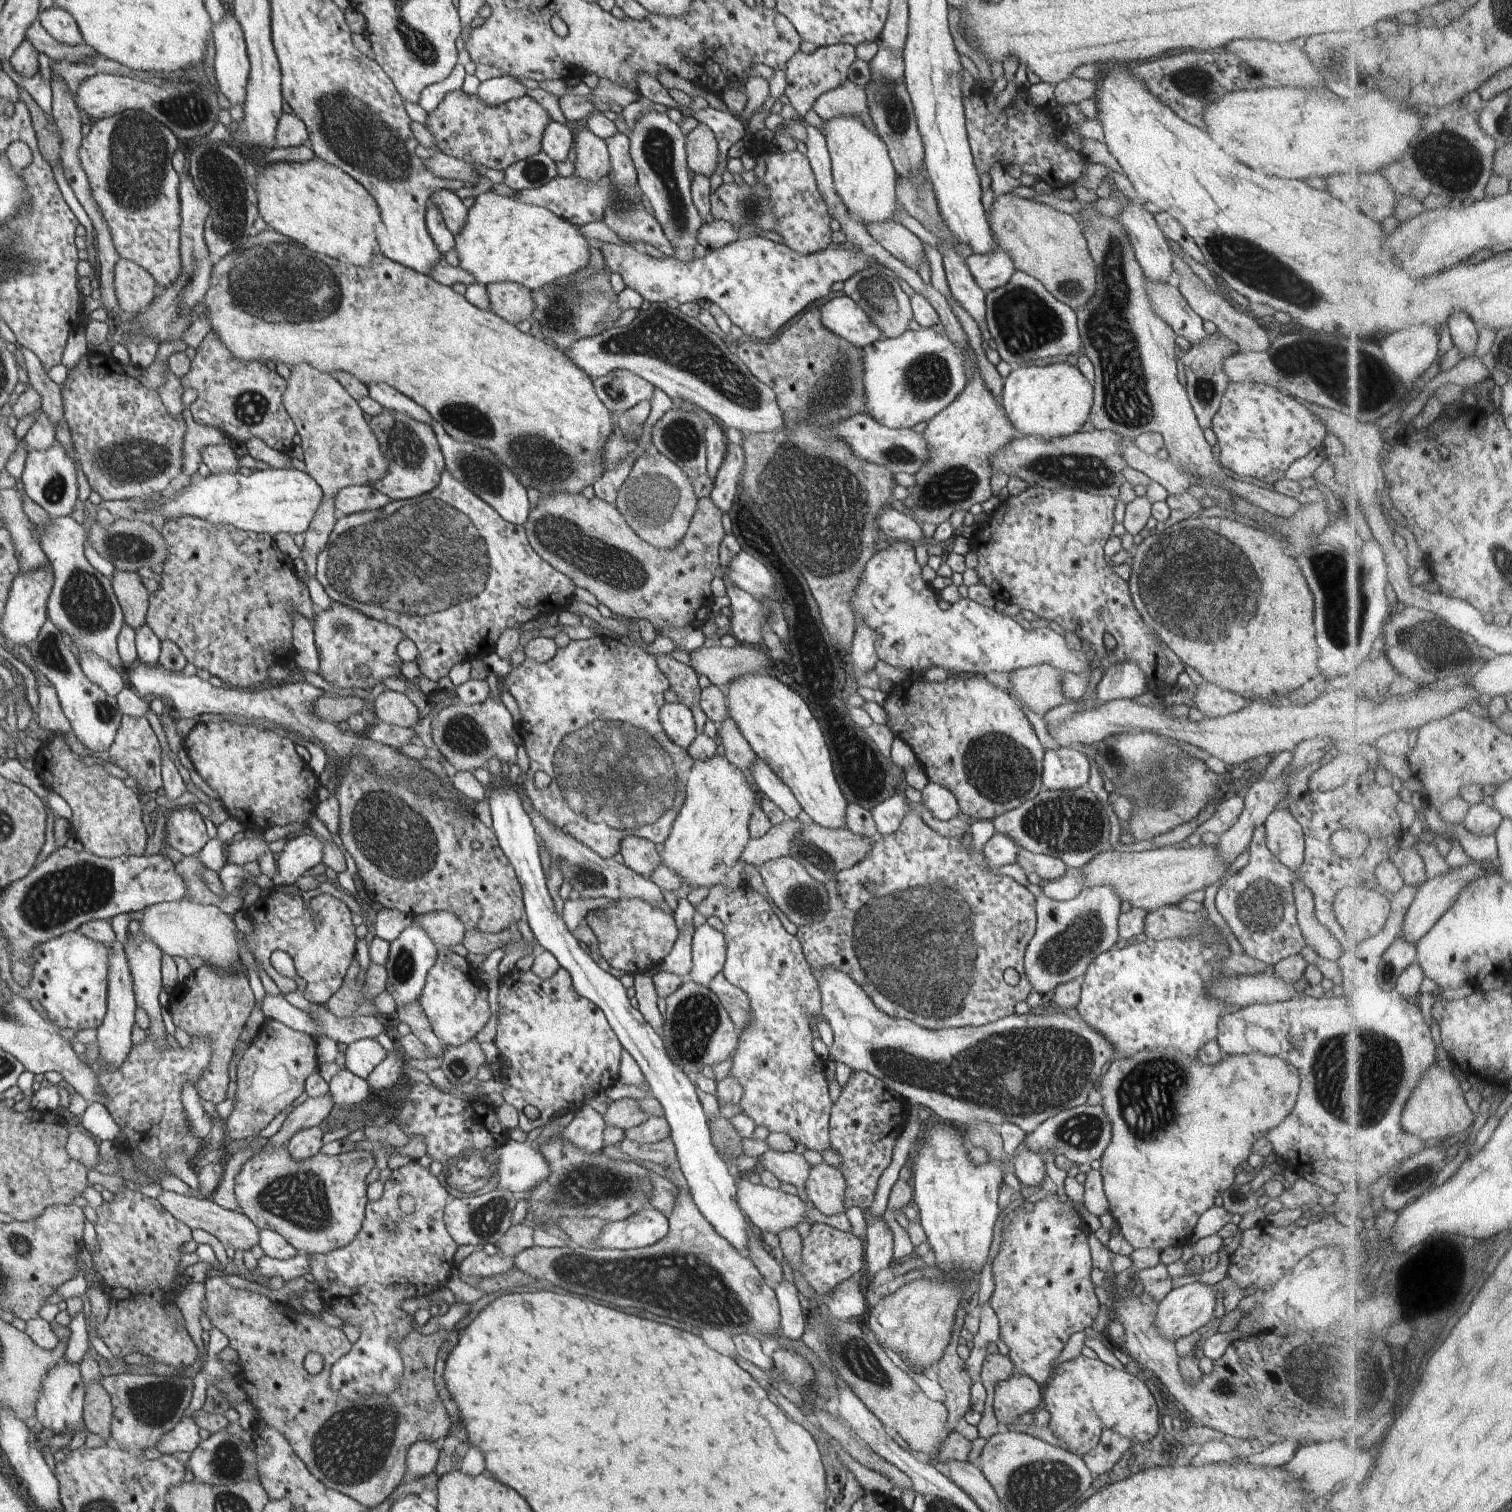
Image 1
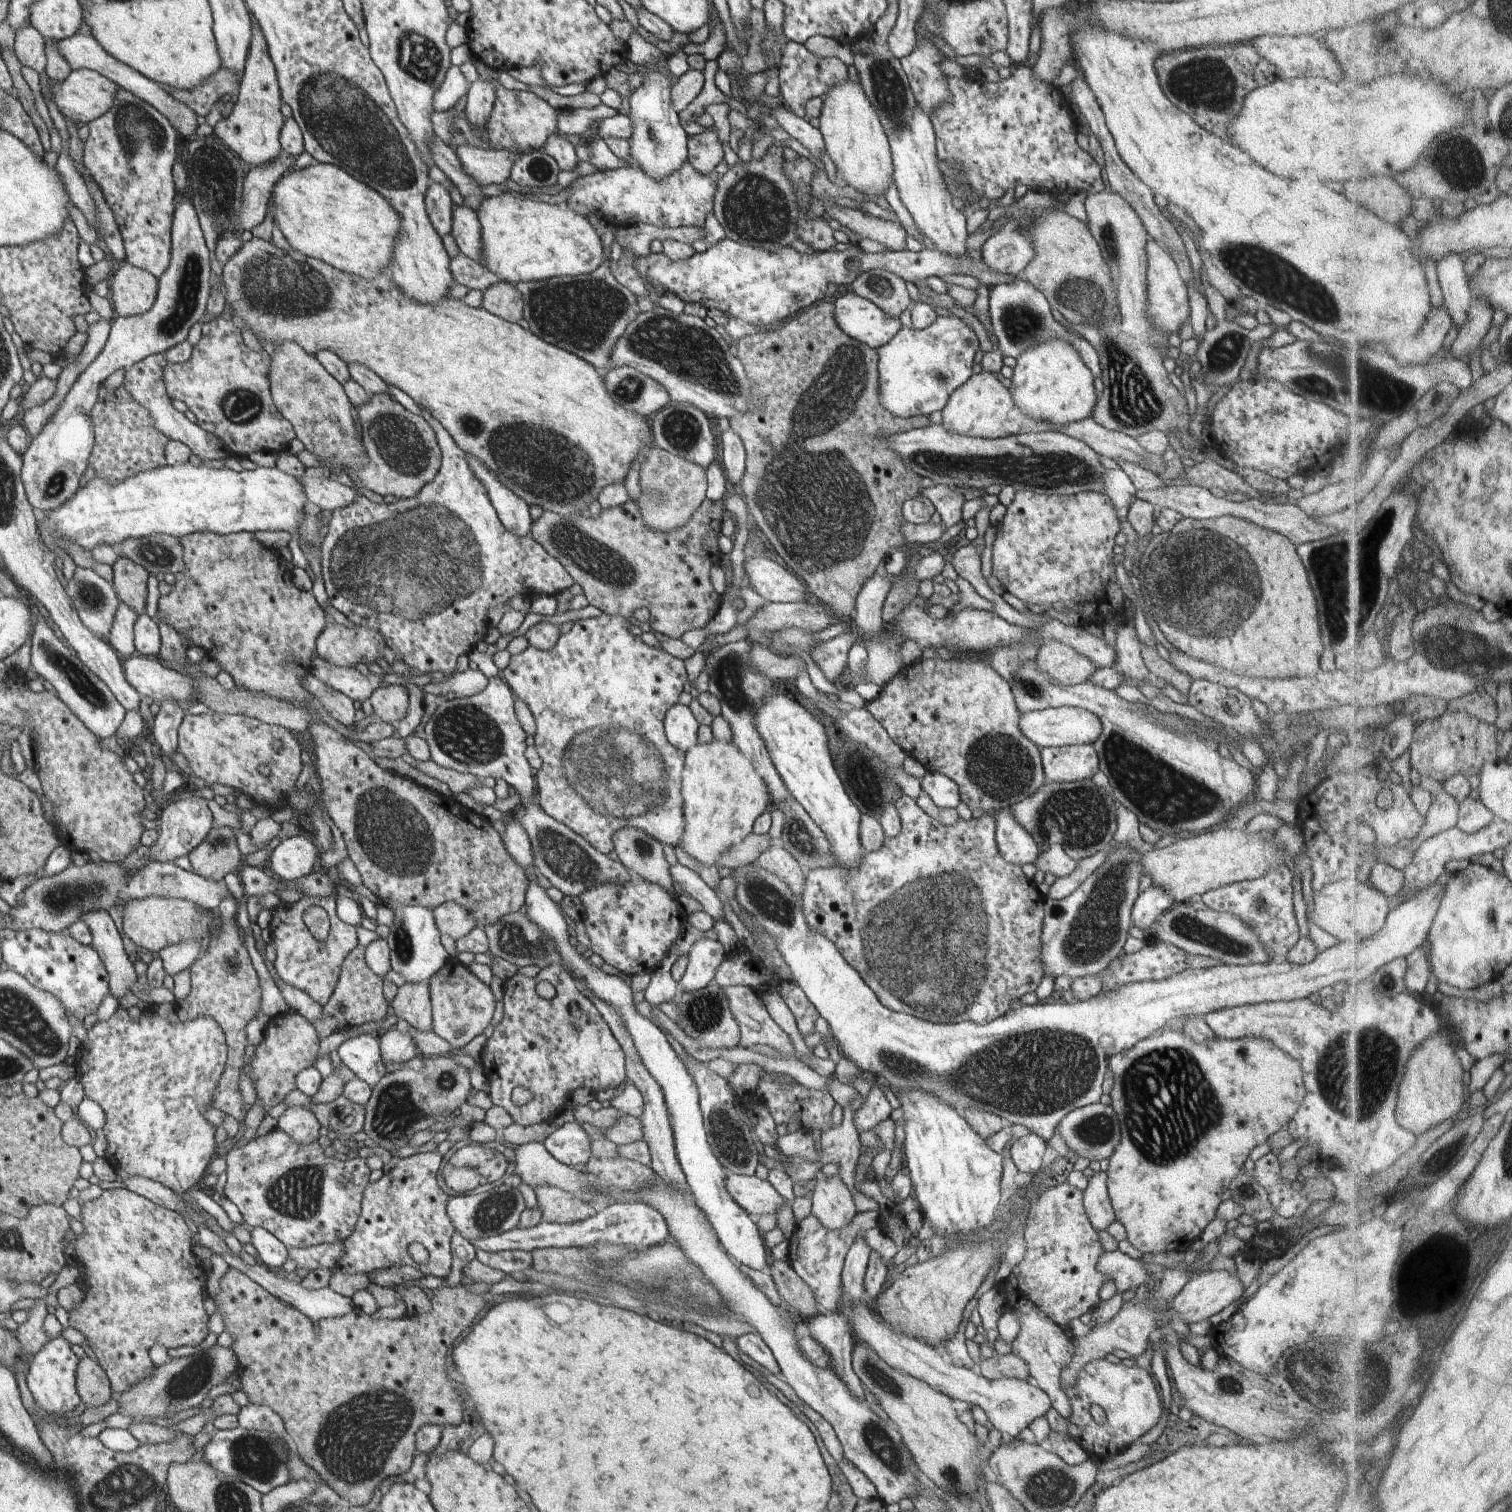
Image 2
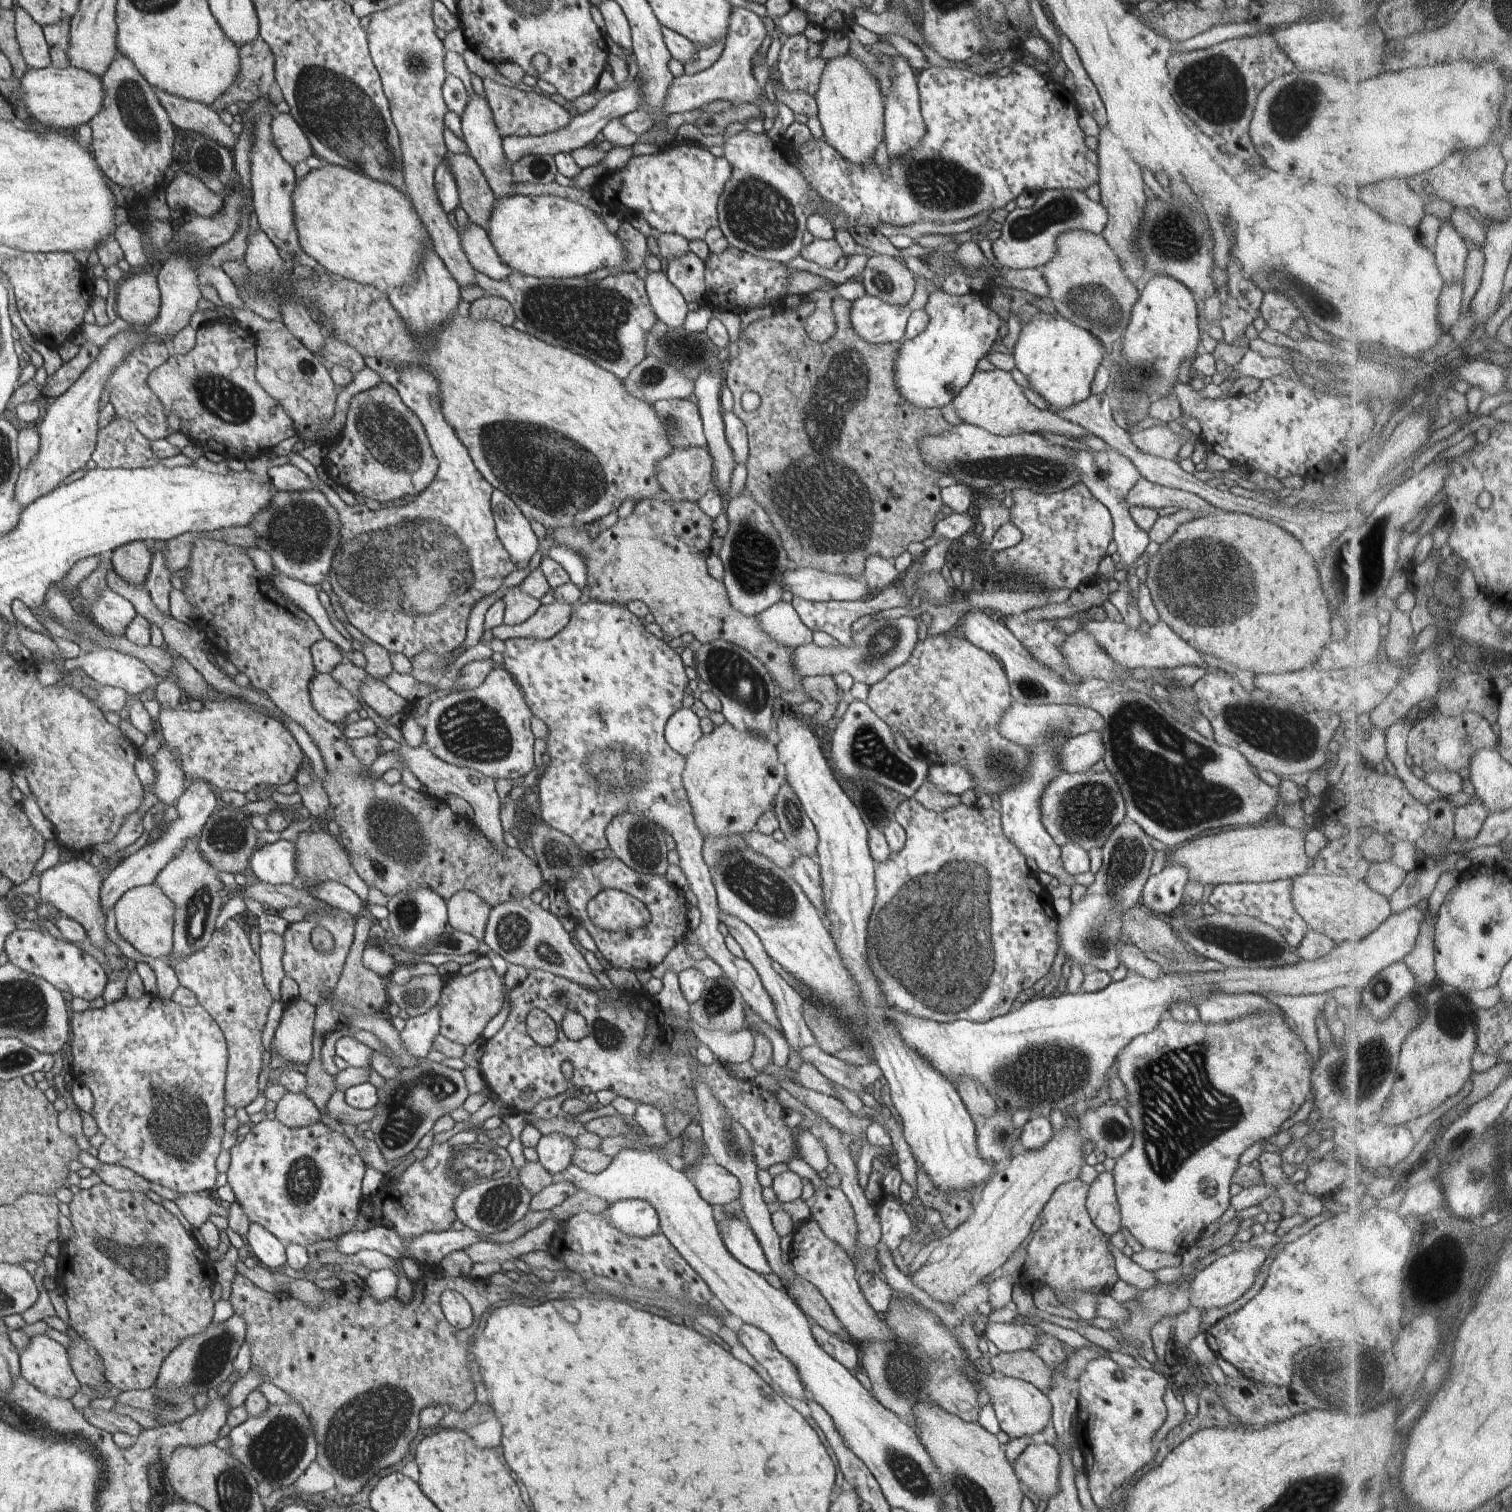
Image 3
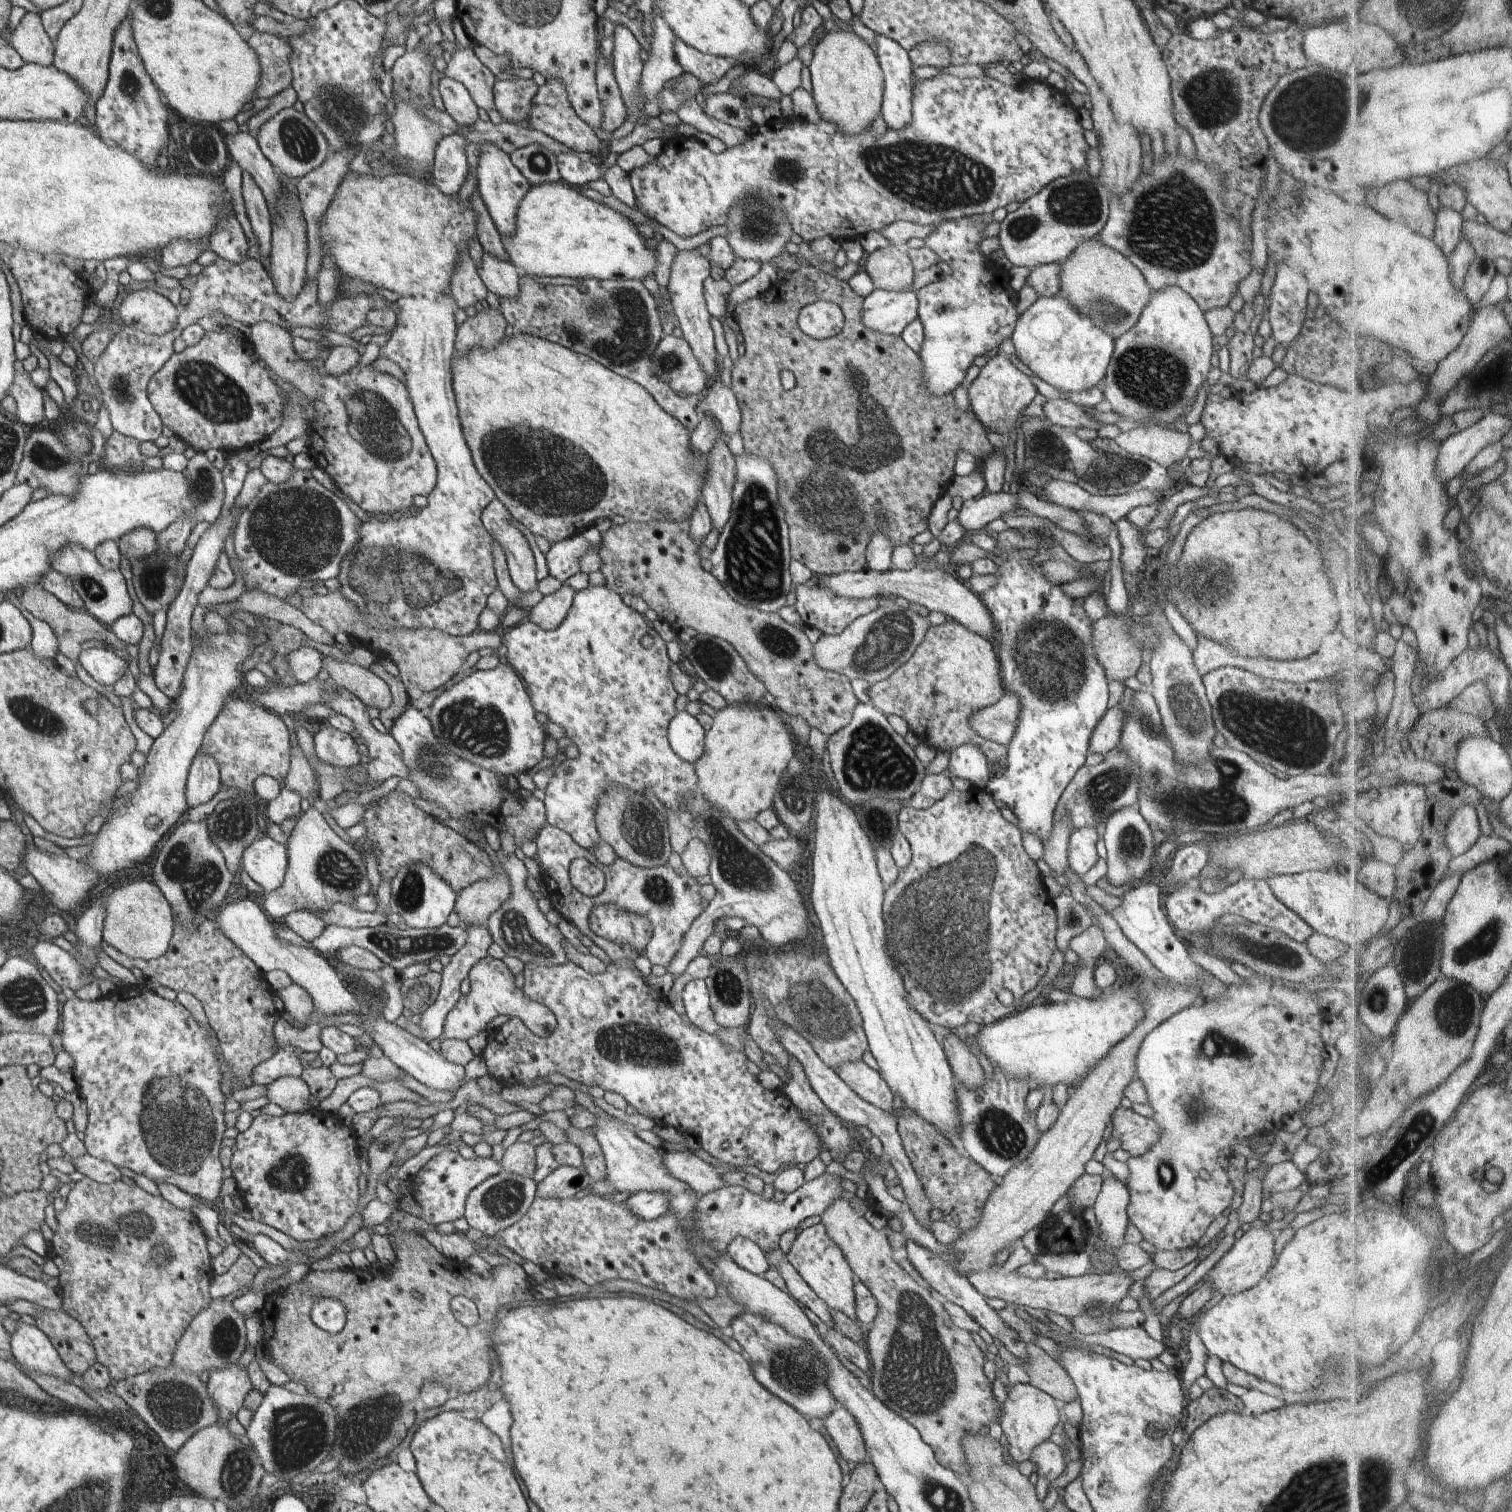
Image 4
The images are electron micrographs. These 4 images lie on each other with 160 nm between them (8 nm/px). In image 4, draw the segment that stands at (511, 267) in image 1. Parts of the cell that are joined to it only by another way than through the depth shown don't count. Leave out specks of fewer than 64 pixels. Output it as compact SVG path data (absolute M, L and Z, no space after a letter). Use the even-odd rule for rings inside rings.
M564 181L561 184L544 183L542 185L532 186L519 202L515 216L515 229L513 230L513 233L511 235L506 235L505 237L502 236L501 239L507 255L509 256L509 260L516 266L524 268L527 274L531 276L570 276L570 278L598 280L624 277L627 279L638 279L642 281L642 279L645 276L648 276L648 274L650 274L656 266L655 252L654 250L646 248L646 239L638 232L637 225L635 225L630 219L621 215L618 211L583 196L579 188L572 187Z

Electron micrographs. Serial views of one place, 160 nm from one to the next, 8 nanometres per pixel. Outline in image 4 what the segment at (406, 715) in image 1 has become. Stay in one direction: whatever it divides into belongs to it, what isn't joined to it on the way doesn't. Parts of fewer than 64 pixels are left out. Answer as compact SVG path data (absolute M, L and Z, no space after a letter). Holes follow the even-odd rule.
M325 656L323 669L329 673L329 680L355 694L367 707L381 711L392 704L393 694L388 683L372 672L365 660L345 663Z

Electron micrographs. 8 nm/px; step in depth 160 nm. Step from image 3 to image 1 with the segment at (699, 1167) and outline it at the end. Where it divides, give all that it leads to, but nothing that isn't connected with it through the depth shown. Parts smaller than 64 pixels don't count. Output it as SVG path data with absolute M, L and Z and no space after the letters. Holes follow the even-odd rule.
M744 1175L744 1179L738 1184L737 1201L752 1228L758 1233L772 1232L778 1235L786 1229L796 1228L800 1222L810 1224L805 1202L797 1194L788 1194L780 1188L771 1189L762 1182L759 1185L752 1184L747 1175Z

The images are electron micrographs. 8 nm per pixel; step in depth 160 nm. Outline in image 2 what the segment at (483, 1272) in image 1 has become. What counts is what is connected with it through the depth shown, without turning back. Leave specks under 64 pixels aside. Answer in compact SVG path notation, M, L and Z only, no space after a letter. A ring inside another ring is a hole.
M477 1249L475 1258L484 1266L498 1269L505 1272L508 1276L514 1274L514 1272L526 1270L533 1264L532 1253L519 1250L489 1253L485 1250Z

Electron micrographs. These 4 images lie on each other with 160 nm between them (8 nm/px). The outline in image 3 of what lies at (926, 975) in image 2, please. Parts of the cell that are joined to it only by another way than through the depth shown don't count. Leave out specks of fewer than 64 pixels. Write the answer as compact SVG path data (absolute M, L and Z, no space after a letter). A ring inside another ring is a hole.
M912 797L895 808L895 817L898 824L905 827L907 839L904 846L898 852L891 852L883 863L875 862L876 900L869 918L867 932L867 961L879 980L887 1006L892 1010L941 1023L951 1023L960 1019L985 1023L994 1017L1005 1015L1016 1006L1016 995L1026 988L1032 988L1040 978L1044 978L1056 958L1059 947L1057 942L1058 916L1052 907L1052 896L1048 888L1040 883L1038 873L1033 872L1026 865L1025 856L1019 848L1007 840L1002 830L1000 811L993 807L980 809L976 804L970 807L960 804L937 813L924 808ZM801 855L798 860L789 859L785 866L790 868L792 878L800 885L816 910L823 915L825 900L823 899L823 880L818 861Z

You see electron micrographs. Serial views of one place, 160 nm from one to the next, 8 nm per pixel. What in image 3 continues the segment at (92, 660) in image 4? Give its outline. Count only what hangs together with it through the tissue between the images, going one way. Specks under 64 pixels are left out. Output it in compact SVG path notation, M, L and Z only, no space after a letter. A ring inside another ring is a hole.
M112 649L82 652L67 662L70 668L82 668L94 681L124 689L128 694L140 694L146 688L156 688L158 678L142 661Z

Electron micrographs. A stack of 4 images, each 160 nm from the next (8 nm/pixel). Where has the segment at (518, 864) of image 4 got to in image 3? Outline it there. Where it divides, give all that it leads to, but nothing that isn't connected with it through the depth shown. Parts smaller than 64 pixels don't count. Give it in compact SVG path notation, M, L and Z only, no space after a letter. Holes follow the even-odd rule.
M400 744L400 748L394 751L398 754L403 762L408 766L406 770L410 770L420 782L427 787L430 792L434 792L436 796L441 797L442 794L456 795L467 800L474 811L472 823L481 829L484 835L497 845L498 849L508 847L503 840L503 826L500 825L500 798L496 793L495 779L484 776L477 770L469 767L457 767L440 760L430 749L426 747L410 747L409 745ZM530 897L512 899L492 907L485 928L484 942L500 954L508 963L525 966L528 970L542 969L567 978L591 991L602 991L603 986L592 973L584 956L576 949L570 934L560 923L557 916L542 909Z

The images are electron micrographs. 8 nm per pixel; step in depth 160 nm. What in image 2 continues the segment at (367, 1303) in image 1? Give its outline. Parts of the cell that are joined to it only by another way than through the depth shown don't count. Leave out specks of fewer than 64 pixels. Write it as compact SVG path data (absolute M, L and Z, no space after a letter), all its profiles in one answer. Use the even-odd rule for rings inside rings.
M438 1151L415 1154L400 1159L399 1162L387 1173L383 1173L381 1179L369 1187L365 1200L362 1203L361 1218L358 1219L356 1230L348 1239L343 1241L346 1252L337 1260L334 1270L355 1275L362 1273L367 1276L370 1272L390 1266L413 1266L420 1269L425 1276L440 1276L450 1280L450 1272L454 1272L454 1225L447 1214L448 1196L438 1186L436 1174L440 1170L442 1156ZM410 1244L422 1244L429 1252L428 1263L418 1264L414 1260L414 1252L410 1252Z

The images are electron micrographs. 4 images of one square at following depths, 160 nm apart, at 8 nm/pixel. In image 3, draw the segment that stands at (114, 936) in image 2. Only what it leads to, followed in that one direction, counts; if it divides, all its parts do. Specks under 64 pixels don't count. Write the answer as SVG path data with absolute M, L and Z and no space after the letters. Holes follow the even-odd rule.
M76 855L74 859L65 864L45 870L40 877L41 885L37 896L40 903L53 904L60 910L60 914L79 922L85 928L90 942L101 950L103 950L104 944L112 943L104 929L106 916L101 907L102 876L99 870L89 862L84 861L82 855Z

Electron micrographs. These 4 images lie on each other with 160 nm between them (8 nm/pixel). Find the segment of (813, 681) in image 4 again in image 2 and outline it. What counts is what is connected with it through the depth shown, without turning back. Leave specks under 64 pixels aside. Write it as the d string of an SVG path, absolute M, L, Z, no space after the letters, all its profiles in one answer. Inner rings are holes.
M633 500L622 506L602 509L597 518L588 514L574 513L560 516L558 513L544 511L530 527L530 536L553 556L566 572L583 588L589 604L610 616L621 616L633 621L633 612L646 606L650 611L649 626L653 632L660 632L669 638L679 638L688 630L704 629L716 614L722 597L714 590L710 580L712 560L702 556L700 564L692 564L690 558L700 558L702 538L710 526L710 514L706 510L694 511L690 520L679 529L669 533L659 533L648 528L641 517L639 506Z

